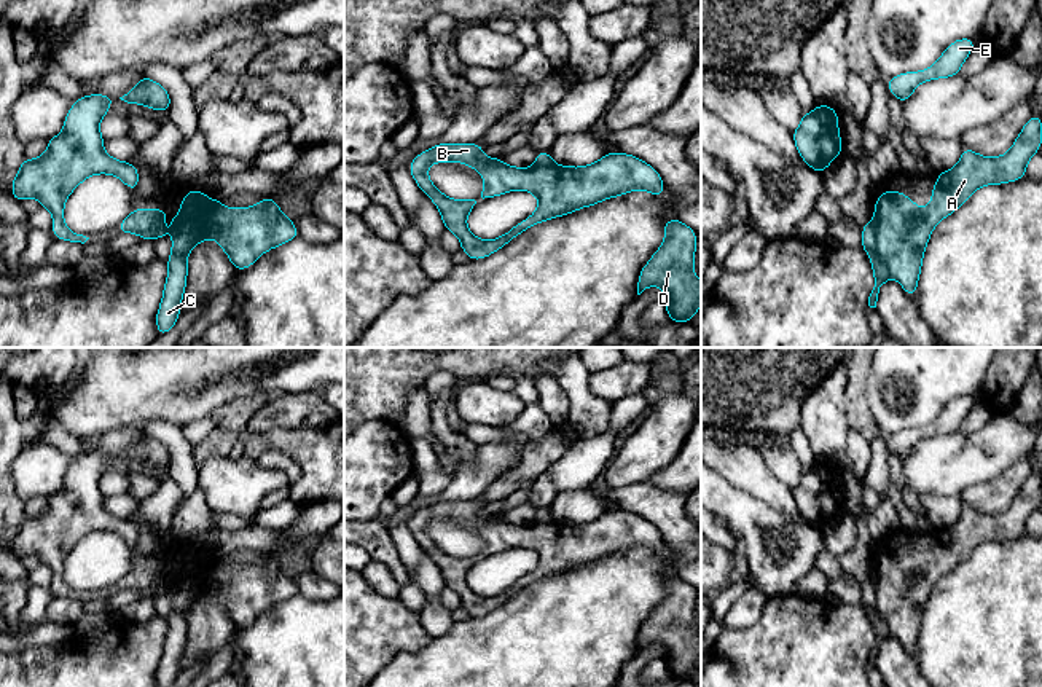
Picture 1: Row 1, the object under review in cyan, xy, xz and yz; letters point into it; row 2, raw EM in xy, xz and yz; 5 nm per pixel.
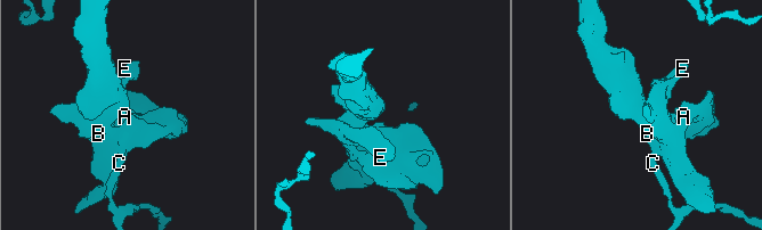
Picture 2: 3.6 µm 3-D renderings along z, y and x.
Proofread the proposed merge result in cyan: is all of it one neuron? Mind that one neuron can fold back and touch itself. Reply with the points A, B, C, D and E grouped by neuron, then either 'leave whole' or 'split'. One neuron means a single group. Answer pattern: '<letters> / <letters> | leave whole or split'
A B D E / C | split

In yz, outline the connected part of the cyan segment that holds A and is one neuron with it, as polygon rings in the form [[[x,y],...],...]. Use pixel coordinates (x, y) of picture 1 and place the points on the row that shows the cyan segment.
[[[1032,115],[1009,153],[997,158],[962,147],[959,163],[937,174],[930,204],[921,209],[902,191],[883,191],[875,199],[878,230],[876,255],[891,276],[913,298],[923,266],[923,253],[937,223],[962,206],[983,185],[1001,185],[1026,177],[1026,164],[1040,150],[1042,116]]]

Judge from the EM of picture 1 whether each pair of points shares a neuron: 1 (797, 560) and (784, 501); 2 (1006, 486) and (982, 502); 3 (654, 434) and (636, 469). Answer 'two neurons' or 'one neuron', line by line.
1: two neurons
2: one neuron
3: one neuron

